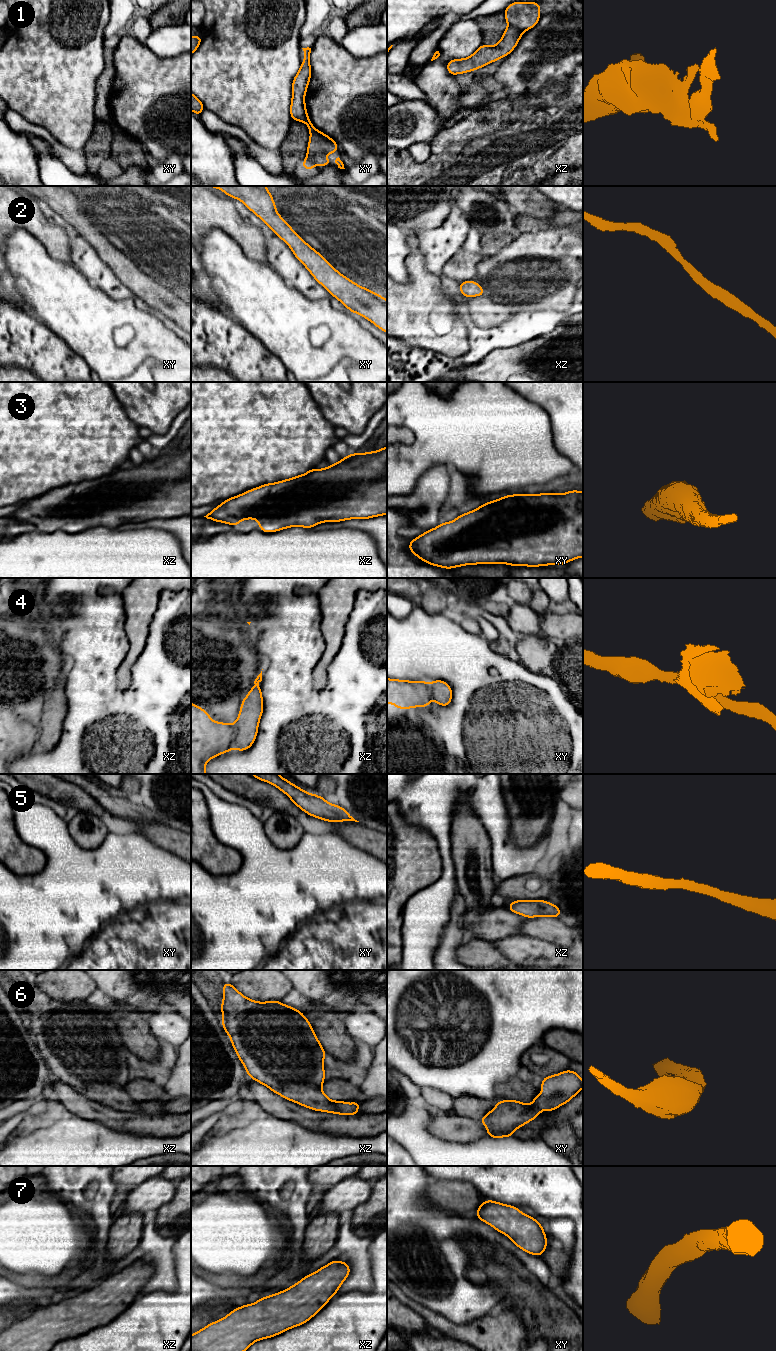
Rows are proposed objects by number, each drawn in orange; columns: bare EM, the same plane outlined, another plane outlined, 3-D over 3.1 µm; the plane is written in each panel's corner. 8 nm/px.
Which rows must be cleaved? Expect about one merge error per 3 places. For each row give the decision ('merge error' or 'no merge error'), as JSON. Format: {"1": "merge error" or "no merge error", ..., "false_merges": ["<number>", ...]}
{"1": "merge error", "2": "no merge error", "3": "no merge error", "4": "merge error", "5": "no merge error", "6": "no merge error", "7": "no merge error", "false_merges": ["1", "4"]}

